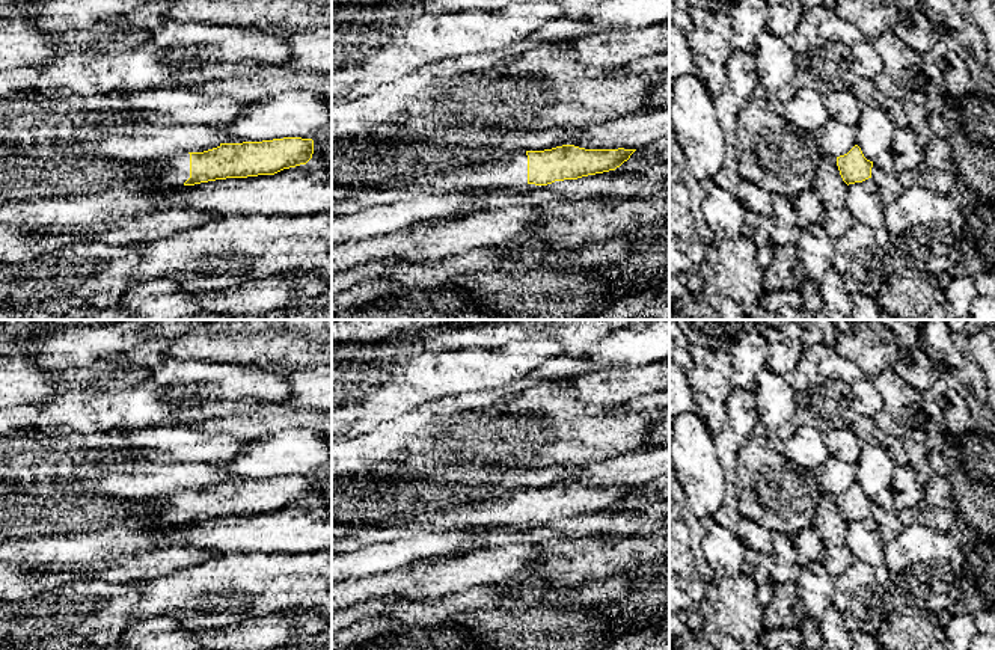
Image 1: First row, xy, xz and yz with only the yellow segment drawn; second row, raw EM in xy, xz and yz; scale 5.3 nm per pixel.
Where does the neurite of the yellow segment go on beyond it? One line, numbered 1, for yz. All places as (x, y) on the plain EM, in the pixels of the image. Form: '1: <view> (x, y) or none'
1: none

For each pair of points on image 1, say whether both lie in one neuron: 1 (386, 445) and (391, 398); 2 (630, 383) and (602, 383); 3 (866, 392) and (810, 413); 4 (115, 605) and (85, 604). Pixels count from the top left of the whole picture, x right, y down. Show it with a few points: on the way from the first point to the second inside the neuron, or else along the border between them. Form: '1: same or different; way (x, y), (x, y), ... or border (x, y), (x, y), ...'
1: different; border (421, 404), (358, 436)
2: same; way (623, 383), (609, 383)
3: same; way (852, 392), (832, 392), (823, 401)
4: same; way (107, 605), (92, 605)

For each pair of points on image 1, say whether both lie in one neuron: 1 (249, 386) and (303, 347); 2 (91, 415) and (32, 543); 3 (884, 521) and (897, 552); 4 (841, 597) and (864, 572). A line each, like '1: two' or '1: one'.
1: two
2: two
3: two
4: one

